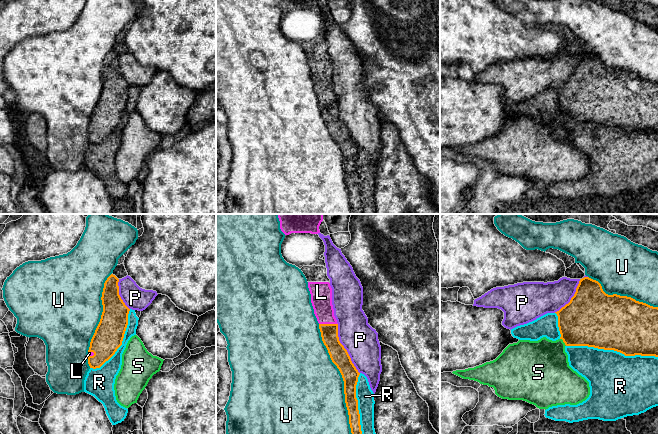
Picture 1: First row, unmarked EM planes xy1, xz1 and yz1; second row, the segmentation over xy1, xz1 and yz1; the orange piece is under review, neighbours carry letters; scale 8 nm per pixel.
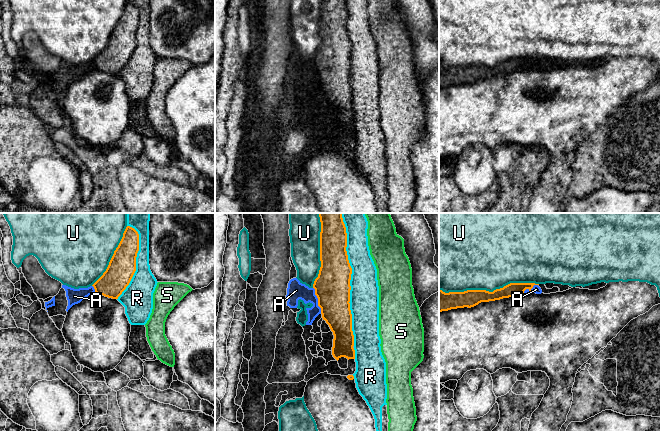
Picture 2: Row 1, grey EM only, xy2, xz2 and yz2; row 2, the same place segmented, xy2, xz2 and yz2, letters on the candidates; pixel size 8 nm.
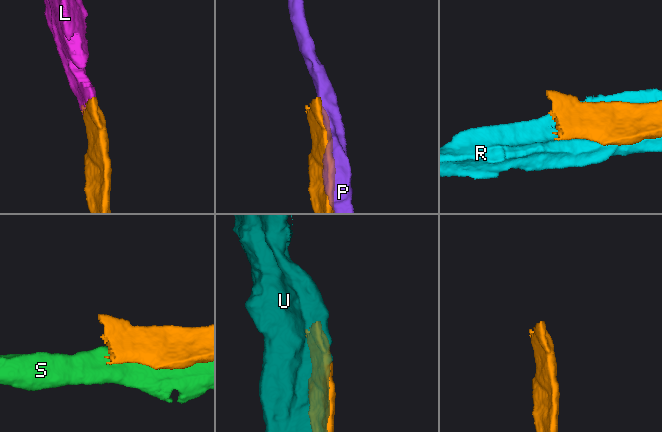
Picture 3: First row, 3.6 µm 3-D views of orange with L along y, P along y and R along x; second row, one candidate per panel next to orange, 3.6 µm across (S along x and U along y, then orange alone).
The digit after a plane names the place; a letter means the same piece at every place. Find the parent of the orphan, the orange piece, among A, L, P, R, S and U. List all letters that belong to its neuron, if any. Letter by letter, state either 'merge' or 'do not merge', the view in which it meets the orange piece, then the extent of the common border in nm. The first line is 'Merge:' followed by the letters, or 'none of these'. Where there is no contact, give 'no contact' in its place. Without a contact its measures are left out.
Merge: L
A: do not merge | xz2 | 220 nm
L: merge | xz1 | 150 nm
P: do not merge | xz1 | 440 nm
R: do not merge | xz2 | 1050 nm
S: do not merge | yz1 | 80 nm
U: do not merge | xz1 | 900 nm

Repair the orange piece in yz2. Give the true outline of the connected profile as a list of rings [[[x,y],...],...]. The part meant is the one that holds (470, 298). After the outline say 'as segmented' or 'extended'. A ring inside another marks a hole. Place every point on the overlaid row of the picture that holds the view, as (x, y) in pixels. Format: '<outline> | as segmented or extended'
[[[510,283],[493,292],[486,290],[467,290],[464,292],[445,293],[439,290],[439,312],[451,309],[474,307],[481,302],[489,302],[523,294],[526,289],[531,291],[535,283]]] | as segmented

